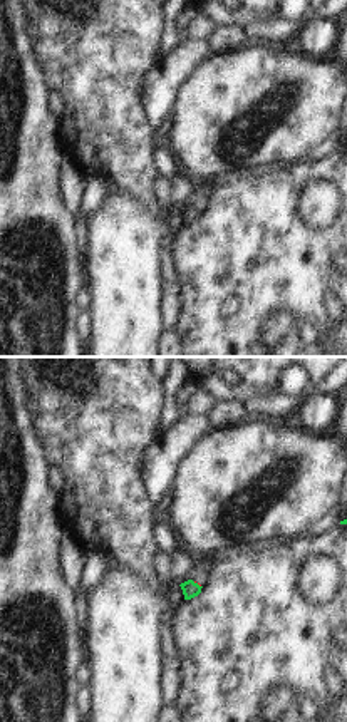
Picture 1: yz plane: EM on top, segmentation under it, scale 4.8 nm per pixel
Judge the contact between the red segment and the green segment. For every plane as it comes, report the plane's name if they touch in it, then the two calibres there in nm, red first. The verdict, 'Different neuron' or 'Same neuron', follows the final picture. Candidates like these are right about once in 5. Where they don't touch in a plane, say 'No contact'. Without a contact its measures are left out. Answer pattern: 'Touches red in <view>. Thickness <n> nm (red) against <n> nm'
Touches red in yz. Thickness 20 nm (red) against 80 nm

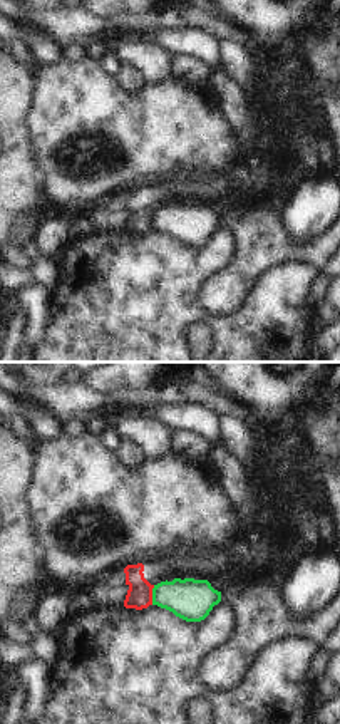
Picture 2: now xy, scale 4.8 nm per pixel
Touches red in xy. Thickness 130 nm (red) against 200 nm

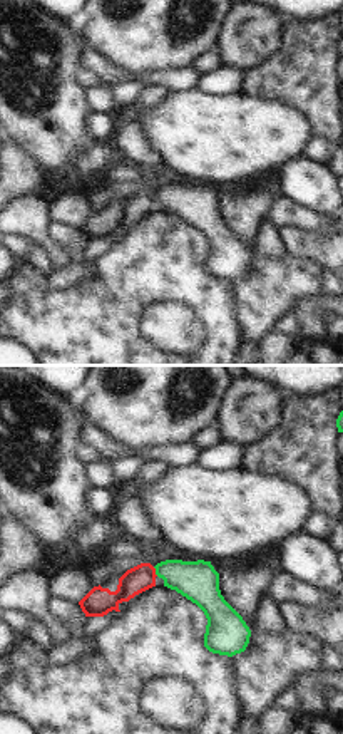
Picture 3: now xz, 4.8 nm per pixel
Touches red in xz. Thickness 130 nm (red) against 190 nm

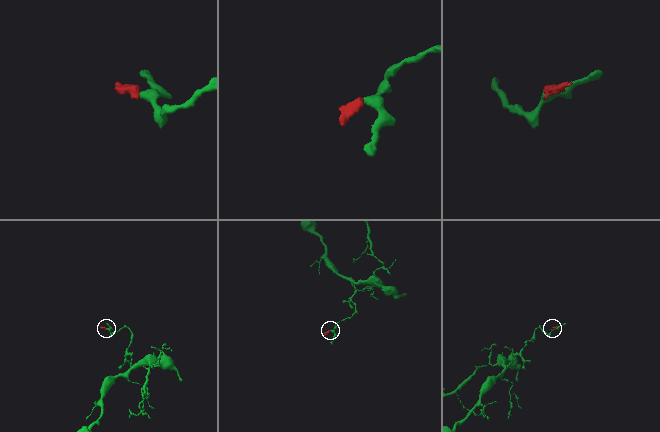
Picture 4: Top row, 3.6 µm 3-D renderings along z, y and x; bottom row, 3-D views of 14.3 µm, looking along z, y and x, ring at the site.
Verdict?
Different neuron

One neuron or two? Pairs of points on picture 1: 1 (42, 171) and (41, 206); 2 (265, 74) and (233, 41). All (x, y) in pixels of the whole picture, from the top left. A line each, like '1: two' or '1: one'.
1: one
2: two

